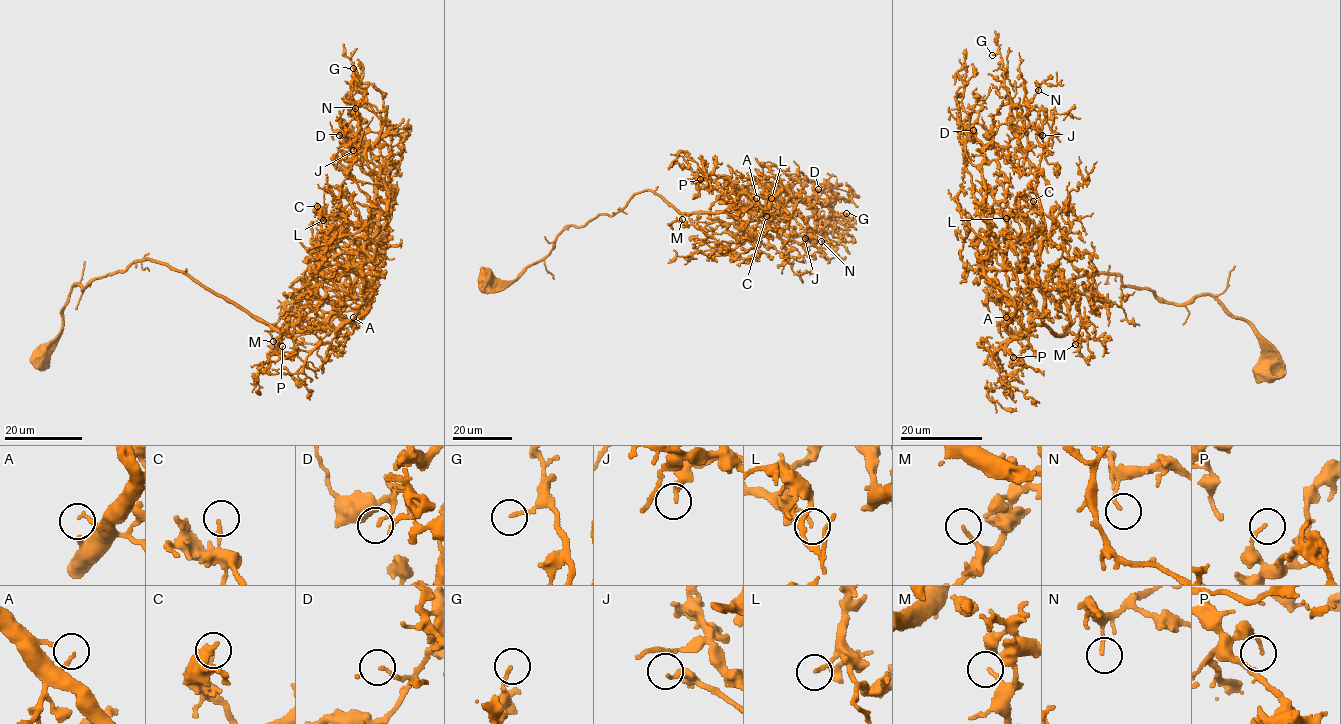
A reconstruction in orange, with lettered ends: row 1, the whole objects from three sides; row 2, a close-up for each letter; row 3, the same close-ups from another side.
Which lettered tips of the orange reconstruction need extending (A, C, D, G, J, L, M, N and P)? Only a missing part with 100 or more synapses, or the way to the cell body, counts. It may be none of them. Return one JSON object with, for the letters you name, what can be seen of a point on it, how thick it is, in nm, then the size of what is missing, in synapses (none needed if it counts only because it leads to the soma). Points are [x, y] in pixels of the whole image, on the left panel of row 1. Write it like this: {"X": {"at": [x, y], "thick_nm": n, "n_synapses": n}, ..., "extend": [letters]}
{"A": {"at": [353, 317], "thick_nm": 120, "n_synapses": 170}, "extend": ["A"]}

